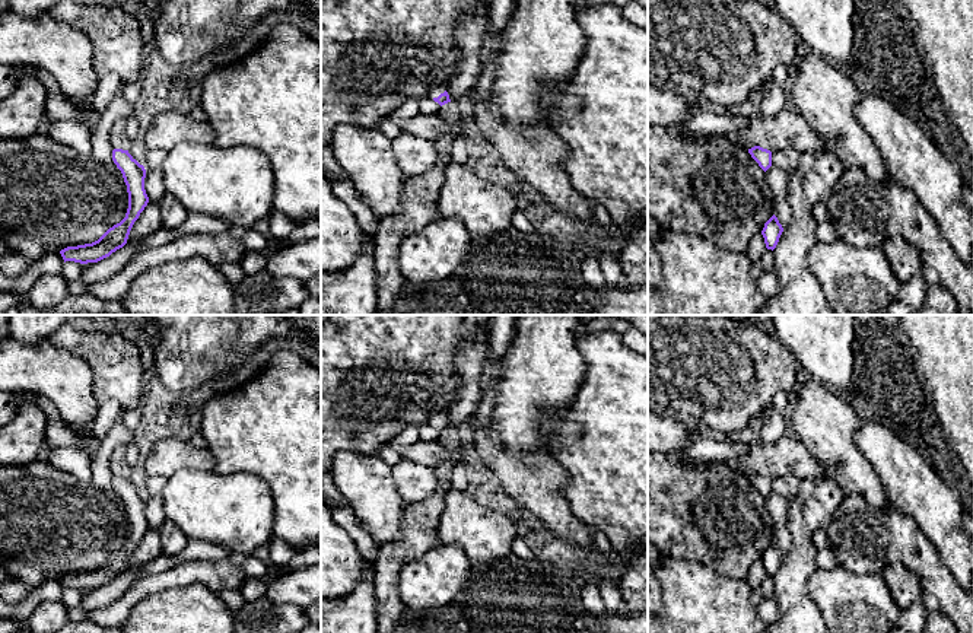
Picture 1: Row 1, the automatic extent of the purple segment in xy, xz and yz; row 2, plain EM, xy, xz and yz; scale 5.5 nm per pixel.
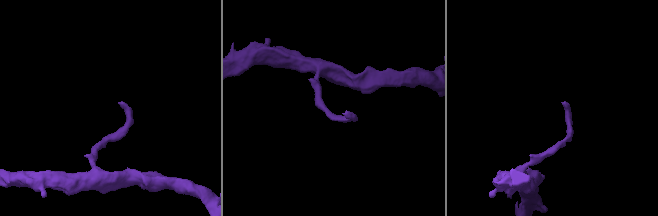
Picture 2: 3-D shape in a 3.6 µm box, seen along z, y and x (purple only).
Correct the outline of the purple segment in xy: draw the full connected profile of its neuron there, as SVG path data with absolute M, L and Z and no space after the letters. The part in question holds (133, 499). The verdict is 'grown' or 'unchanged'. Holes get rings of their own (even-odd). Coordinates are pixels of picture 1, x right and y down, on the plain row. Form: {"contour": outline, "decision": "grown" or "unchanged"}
{"contour": "M114 475L112 487L121 497L128 519L128 535L125 544L109 554L98 567L92 570L67 573L60 578L64 589L74 588L80 591L98 589L109 583L127 570L130 557L140 540L149 529L144 516L146 496L140 492L128 477Z", "decision": "unchanged"}

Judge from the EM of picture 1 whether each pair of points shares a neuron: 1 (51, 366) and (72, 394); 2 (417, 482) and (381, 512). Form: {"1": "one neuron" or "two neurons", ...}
{"1": "one neuron", "2": "two neurons"}

